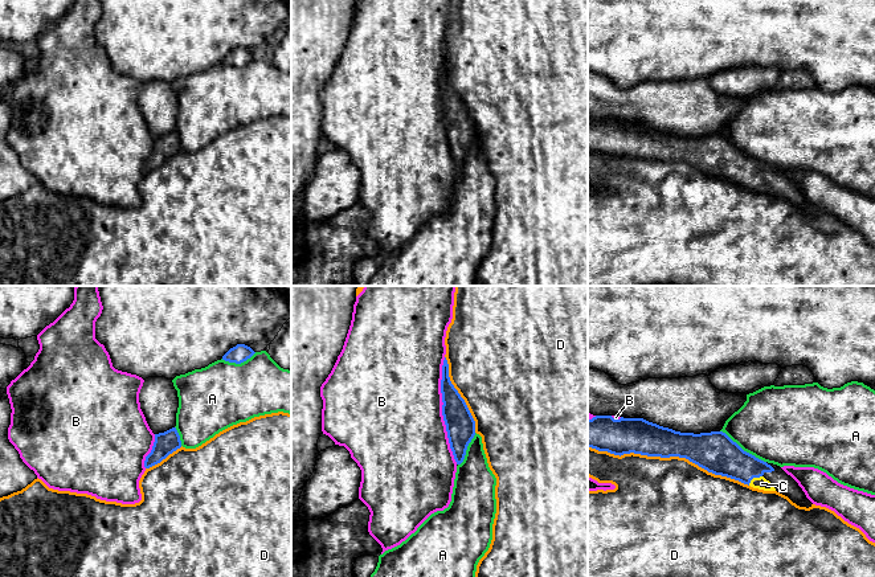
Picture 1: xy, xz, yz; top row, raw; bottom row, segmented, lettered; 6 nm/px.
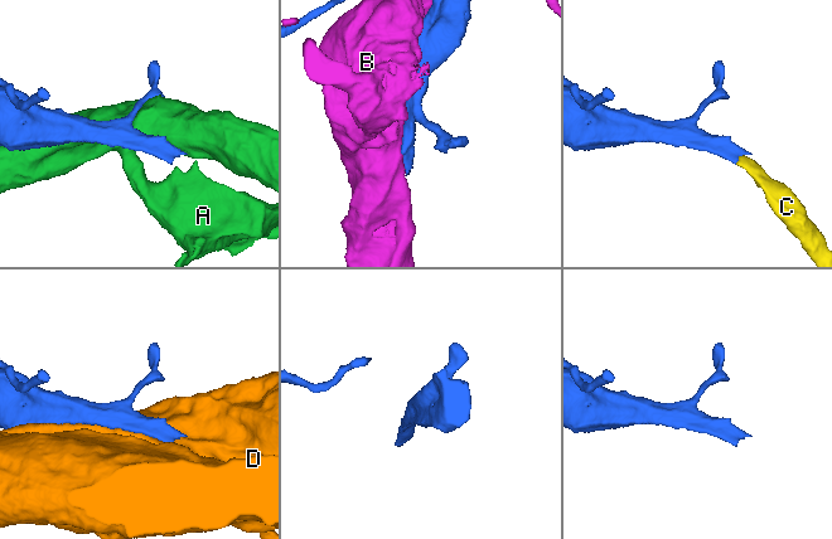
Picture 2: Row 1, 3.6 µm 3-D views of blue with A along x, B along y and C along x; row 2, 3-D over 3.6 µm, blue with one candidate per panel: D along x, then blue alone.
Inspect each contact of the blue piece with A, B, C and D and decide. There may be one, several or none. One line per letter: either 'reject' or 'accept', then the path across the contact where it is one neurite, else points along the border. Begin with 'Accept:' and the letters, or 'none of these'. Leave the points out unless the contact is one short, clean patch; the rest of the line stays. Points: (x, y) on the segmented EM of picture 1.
Accept: C
A: reject
B: reject
C: accept; runs through yz (719, 454), (743, 466), (753, 477), (761, 483)
D: reject

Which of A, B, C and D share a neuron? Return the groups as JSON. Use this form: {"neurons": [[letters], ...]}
{"neurons": [["A"], ["B"], ["C"], ["D"]]}

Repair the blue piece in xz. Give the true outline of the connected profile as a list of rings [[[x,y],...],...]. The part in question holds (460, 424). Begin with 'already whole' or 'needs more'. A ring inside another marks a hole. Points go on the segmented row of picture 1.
already whole; [[[445,357],[442,365],[442,416],[446,425],[450,449],[457,465],[465,459],[469,443],[475,435],[475,421],[458,390],[450,381],[449,364]]]

